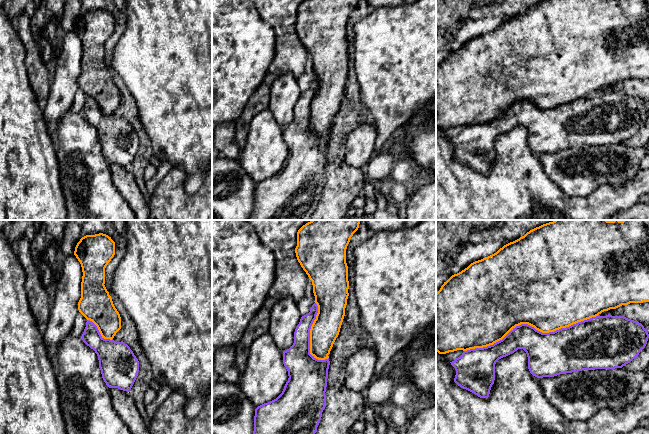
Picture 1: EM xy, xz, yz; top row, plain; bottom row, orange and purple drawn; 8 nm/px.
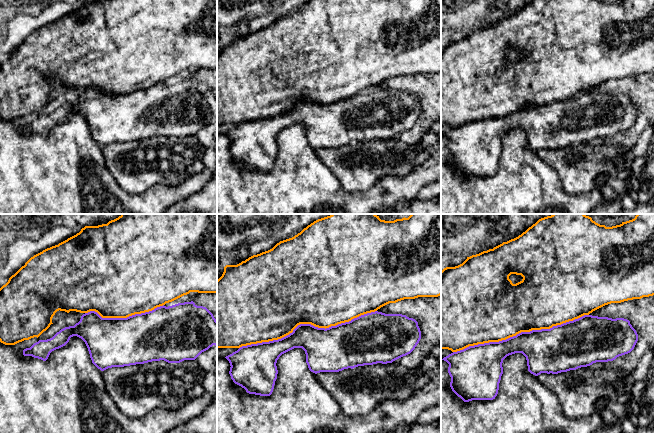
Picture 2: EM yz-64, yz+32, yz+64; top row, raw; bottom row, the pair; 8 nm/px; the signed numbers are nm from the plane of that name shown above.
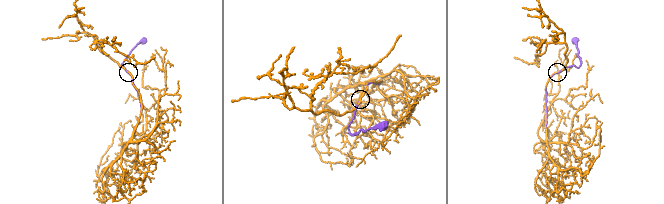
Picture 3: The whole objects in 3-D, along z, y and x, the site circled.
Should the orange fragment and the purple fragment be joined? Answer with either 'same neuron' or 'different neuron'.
same neuron

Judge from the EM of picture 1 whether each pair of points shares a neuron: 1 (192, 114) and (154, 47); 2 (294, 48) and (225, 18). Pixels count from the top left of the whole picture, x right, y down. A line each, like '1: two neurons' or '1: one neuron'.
1: one neuron
2: two neurons

